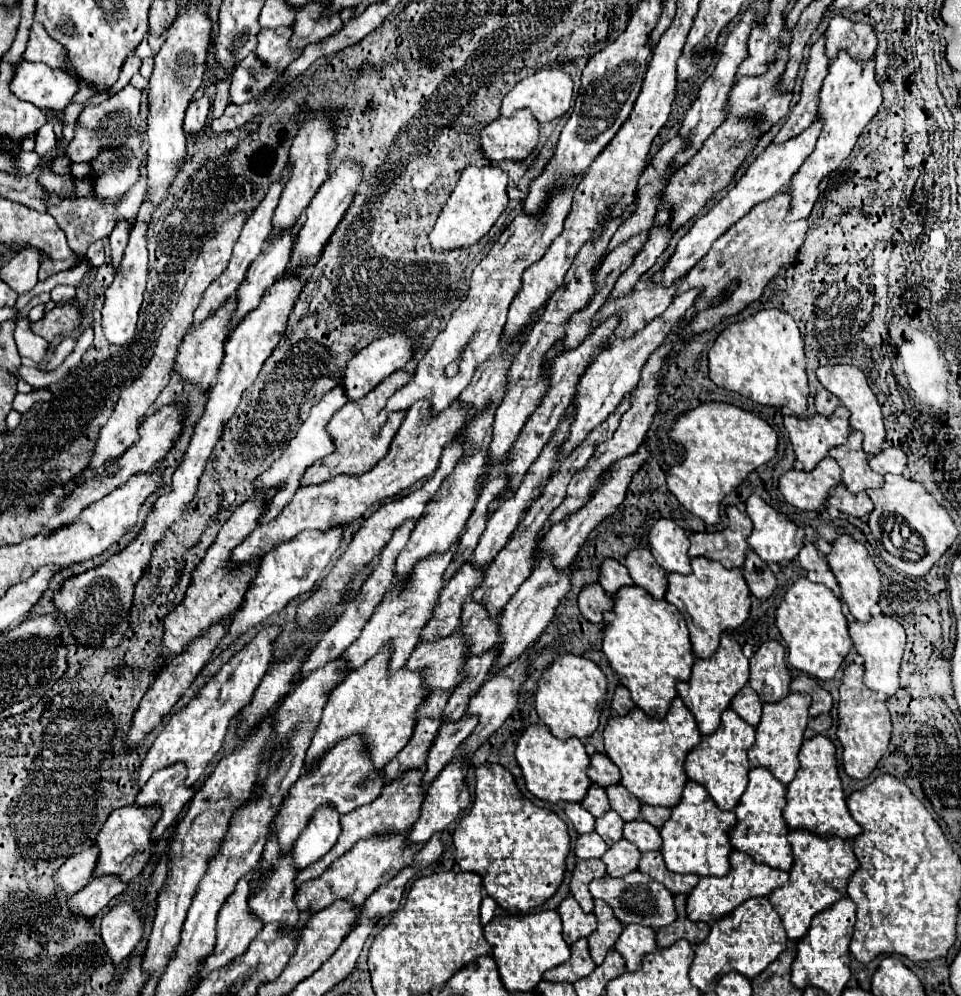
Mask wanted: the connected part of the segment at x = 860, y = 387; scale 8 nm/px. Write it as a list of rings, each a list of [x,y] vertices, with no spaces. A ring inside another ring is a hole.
[[[833,365],[833,367],[819,367],[817,369],[817,379],[819,383],[831,391],[833,395],[839,397],[839,401],[851,411],[851,427],[863,433],[863,449],[867,455],[877,455],[881,451],[881,445],[885,441],[885,427],[883,427],[883,417],[881,409],[877,405],[877,399],[867,383],[867,377],[861,369],[853,365]]]

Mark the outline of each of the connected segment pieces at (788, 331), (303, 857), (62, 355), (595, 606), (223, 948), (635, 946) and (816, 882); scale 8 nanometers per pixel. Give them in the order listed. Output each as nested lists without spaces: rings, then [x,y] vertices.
[[[779,309],[731,323],[709,349],[709,377],[715,385],[735,391],[755,403],[789,407],[795,415],[807,411],[809,385],[805,373],[805,341],[793,317]]]
[[[321,805],[317,813],[313,813],[313,821],[309,821],[309,829],[301,833],[297,845],[293,847],[293,861],[299,869],[309,867],[319,861],[335,843],[341,831],[339,813],[329,809],[329,805]]]
[[[68,337],[64,339],[56,348],[54,356],[50,360],[46,368],[46,371],[50,372],[59,367],[66,359],[66,357],[70,355],[71,352],[74,350],[76,343],[77,343],[76,337]]]
[[[599,583],[589,585],[579,595],[579,609],[591,623],[603,625],[603,613],[613,609],[613,597],[609,597]]]
[[[253,871],[247,873],[247,877],[241,877],[241,881],[237,883],[235,891],[227,897],[227,901],[223,903],[221,911],[219,911],[219,919],[217,919],[217,945],[215,945],[215,951],[213,955],[205,957],[203,965],[201,965],[201,973],[199,973],[199,979],[207,977],[211,971],[215,969],[221,969],[223,965],[227,965],[229,961],[233,961],[235,957],[243,955],[245,949],[249,947],[249,943],[253,941],[253,937],[261,931],[261,921],[257,921],[253,917],[253,913],[249,913],[249,893],[251,893],[251,885],[249,885],[249,877],[253,877]]]
[[[627,925],[615,949],[625,957],[627,971],[637,971],[641,967],[641,957],[657,949],[655,931],[643,925]]]
[[[793,829],[789,833],[789,843],[793,847],[793,867],[789,871],[789,881],[781,889],[769,895],[773,909],[779,913],[785,933],[791,941],[799,941],[809,931],[815,913],[825,911],[835,901],[847,897],[847,883],[857,871],[859,861],[855,859],[853,845],[849,839],[823,839],[805,829]]]

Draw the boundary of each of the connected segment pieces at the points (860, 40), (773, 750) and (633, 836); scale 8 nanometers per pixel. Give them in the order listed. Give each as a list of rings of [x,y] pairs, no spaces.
[[[837,13],[829,21],[825,37],[827,37],[829,59],[835,59],[841,49],[847,49],[849,53],[865,59],[871,53],[875,53],[877,47],[877,33],[869,23],[851,21]]]
[[[789,693],[785,699],[777,703],[763,705],[763,717],[757,725],[757,741],[749,749],[749,763],[751,767],[767,767],[783,785],[789,785],[799,769],[797,753],[803,745],[803,733],[807,727],[807,709],[811,705],[809,693]]]
[[[631,821],[631,823],[625,823],[623,835],[641,853],[659,851],[661,849],[661,835],[659,835],[659,831],[653,825],[649,825],[647,821]]]

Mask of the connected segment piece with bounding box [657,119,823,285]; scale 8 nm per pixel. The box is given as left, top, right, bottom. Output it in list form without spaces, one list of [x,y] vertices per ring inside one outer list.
[[[817,119],[809,125],[809,129],[805,129],[801,135],[781,143],[781,145],[769,145],[747,169],[747,173],[737,181],[737,185],[703,217],[699,217],[693,227],[689,229],[689,233],[685,237],[681,237],[673,257],[669,259],[669,265],[667,269],[663,269],[657,277],[665,283],[665,285],[671,285],[673,281],[677,281],[679,277],[683,277],[689,269],[693,269],[693,265],[697,265],[697,261],[701,261],[701,257],[705,257],[705,253],[711,249],[713,241],[719,239],[735,221],[739,221],[743,215],[747,215],[751,211],[753,205],[773,197],[777,191],[781,191],[783,187],[789,185],[791,177],[797,173],[797,169],[803,165],[803,161],[813,153],[815,149],[815,143],[821,135],[821,129],[823,129],[823,121]]]

